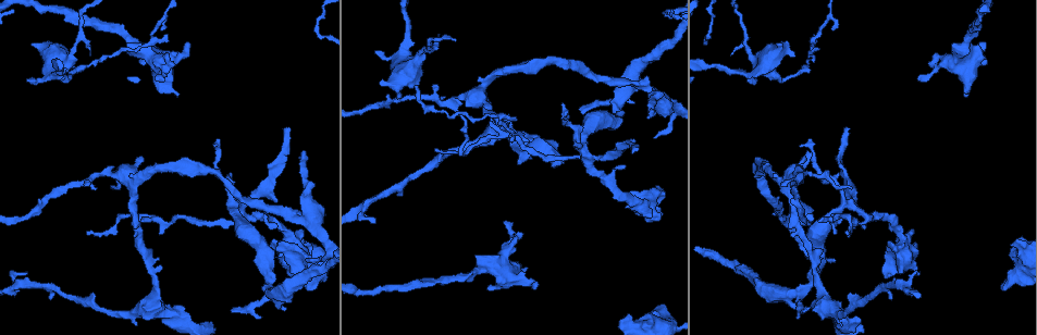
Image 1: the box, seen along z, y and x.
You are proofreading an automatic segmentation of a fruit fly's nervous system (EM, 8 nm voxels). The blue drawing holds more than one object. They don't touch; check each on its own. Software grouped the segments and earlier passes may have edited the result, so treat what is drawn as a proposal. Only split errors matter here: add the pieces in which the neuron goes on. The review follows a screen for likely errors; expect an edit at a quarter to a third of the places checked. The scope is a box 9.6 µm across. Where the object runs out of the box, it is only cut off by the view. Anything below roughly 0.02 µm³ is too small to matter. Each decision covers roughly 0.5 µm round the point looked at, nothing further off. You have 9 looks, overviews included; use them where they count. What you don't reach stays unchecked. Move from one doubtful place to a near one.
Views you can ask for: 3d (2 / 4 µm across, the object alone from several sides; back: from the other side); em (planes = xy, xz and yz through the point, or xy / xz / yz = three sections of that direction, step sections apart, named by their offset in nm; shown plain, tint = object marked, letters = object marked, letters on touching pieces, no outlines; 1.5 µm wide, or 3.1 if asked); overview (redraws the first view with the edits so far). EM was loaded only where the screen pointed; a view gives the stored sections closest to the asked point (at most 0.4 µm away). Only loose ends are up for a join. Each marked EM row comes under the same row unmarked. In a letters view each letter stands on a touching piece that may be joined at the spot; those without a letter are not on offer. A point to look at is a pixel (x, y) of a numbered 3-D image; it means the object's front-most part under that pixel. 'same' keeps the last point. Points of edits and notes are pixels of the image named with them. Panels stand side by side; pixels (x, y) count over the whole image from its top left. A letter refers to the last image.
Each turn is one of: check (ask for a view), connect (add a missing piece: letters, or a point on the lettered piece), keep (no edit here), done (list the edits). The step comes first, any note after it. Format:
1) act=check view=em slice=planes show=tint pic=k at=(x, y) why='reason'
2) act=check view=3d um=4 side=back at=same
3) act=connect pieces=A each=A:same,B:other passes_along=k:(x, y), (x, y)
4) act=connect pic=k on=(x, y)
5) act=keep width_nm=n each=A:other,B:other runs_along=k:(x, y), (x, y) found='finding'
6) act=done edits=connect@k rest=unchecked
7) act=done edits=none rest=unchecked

act=check view=3d um=4 pic=1 at=(22, 275) why='an open end'

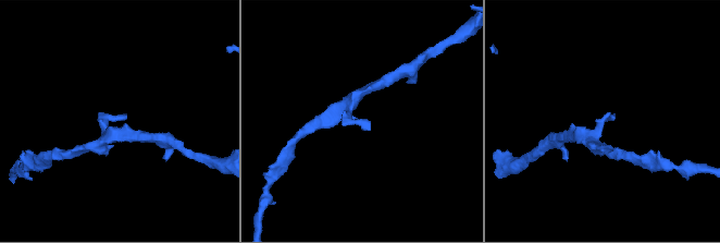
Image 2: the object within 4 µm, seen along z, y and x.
act=check view=em slice=planes show=letters pic=2 at=(612, 120)

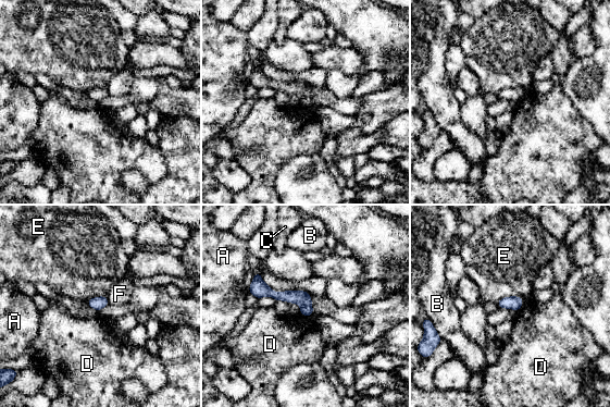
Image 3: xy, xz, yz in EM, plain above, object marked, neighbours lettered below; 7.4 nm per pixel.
act=keep each=A:other,B:other,C:other,D:other,E:other,F:other border=3:(300, 313), (312, 316) found='none of them fits'

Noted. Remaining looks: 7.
act=check view=em slice=yz step=4 show=tint pic=1 at=(524, 267) why='an open end'

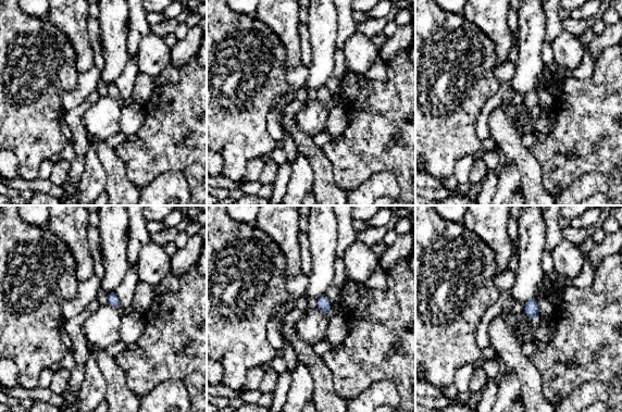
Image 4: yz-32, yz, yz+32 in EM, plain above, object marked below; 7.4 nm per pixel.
act=check view=em slice=planes show=letters at=same why='cut it another way'

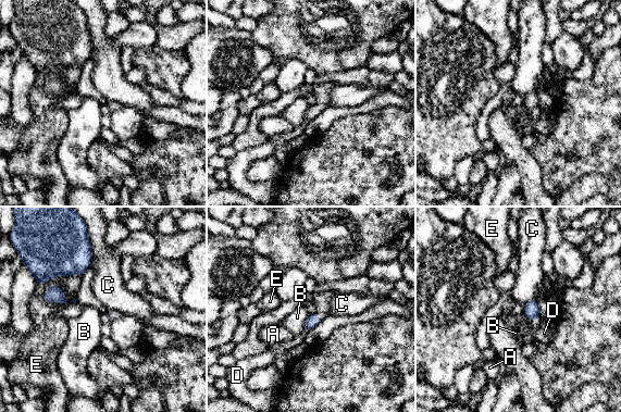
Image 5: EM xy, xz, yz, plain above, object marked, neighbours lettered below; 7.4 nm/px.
act=keep each=A:other,B:other,C:other,D:other,E:other border=5:(310, 314), (306, 320), (303, 328) found='none of them fits'

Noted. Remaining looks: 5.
act=check view=em slice=xz step=8 show=letters pic=1 at=(315, 288) why='thick end'

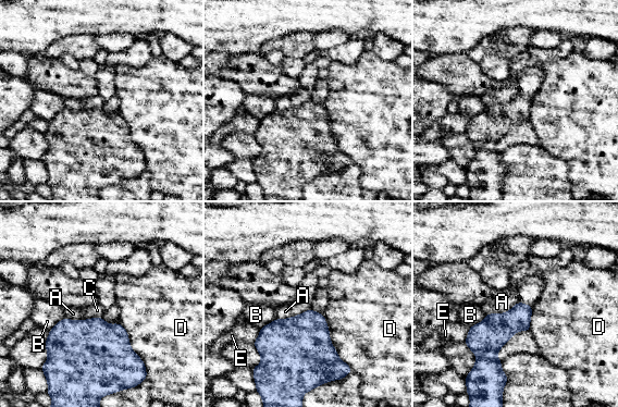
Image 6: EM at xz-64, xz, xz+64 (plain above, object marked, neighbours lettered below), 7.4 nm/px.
act=check view=em slice=planes show=letters at=same

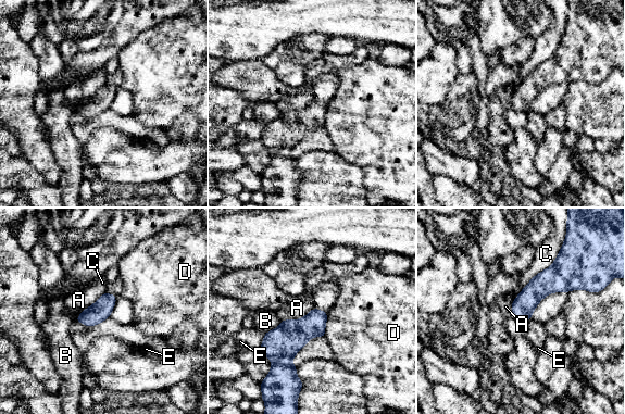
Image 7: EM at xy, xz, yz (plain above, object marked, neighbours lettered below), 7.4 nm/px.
act=keep each=A:other,B:other,C:other,D:other,E:other border=7:(265, 333), (262, 344), (259, 348) found='none of them fits'

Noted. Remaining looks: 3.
act=check view=3d um=2 pic=1 at=(557, 163) why='free end'

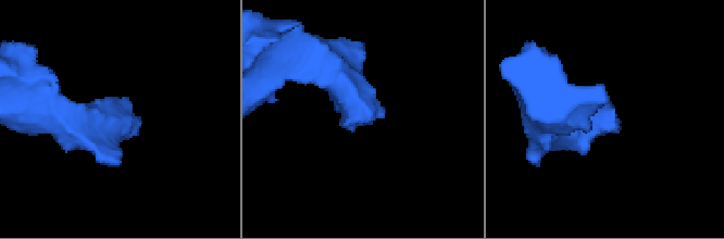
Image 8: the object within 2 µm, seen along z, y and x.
act=check view=em slice=xy step=4 show=letters pic=8 at=(369, 119) why='shape alone is not enough'

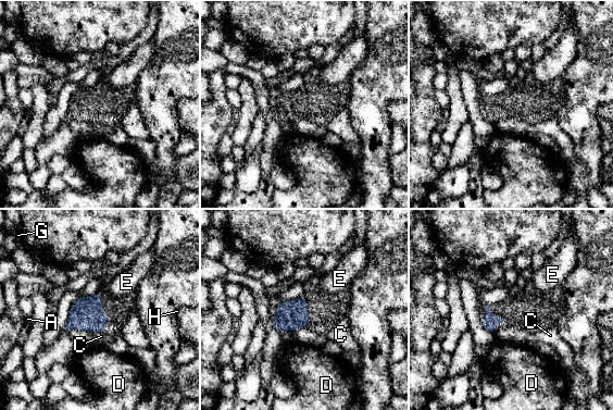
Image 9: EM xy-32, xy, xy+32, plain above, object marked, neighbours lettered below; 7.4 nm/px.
act=keep each=A:other,C:other,D:other,E:other,G:other,H:other border=9:(308, 326), (301, 326), (291, 332) found='no lettered piece goes on from it'

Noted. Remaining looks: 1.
act=done edits=none rest=unchecked

